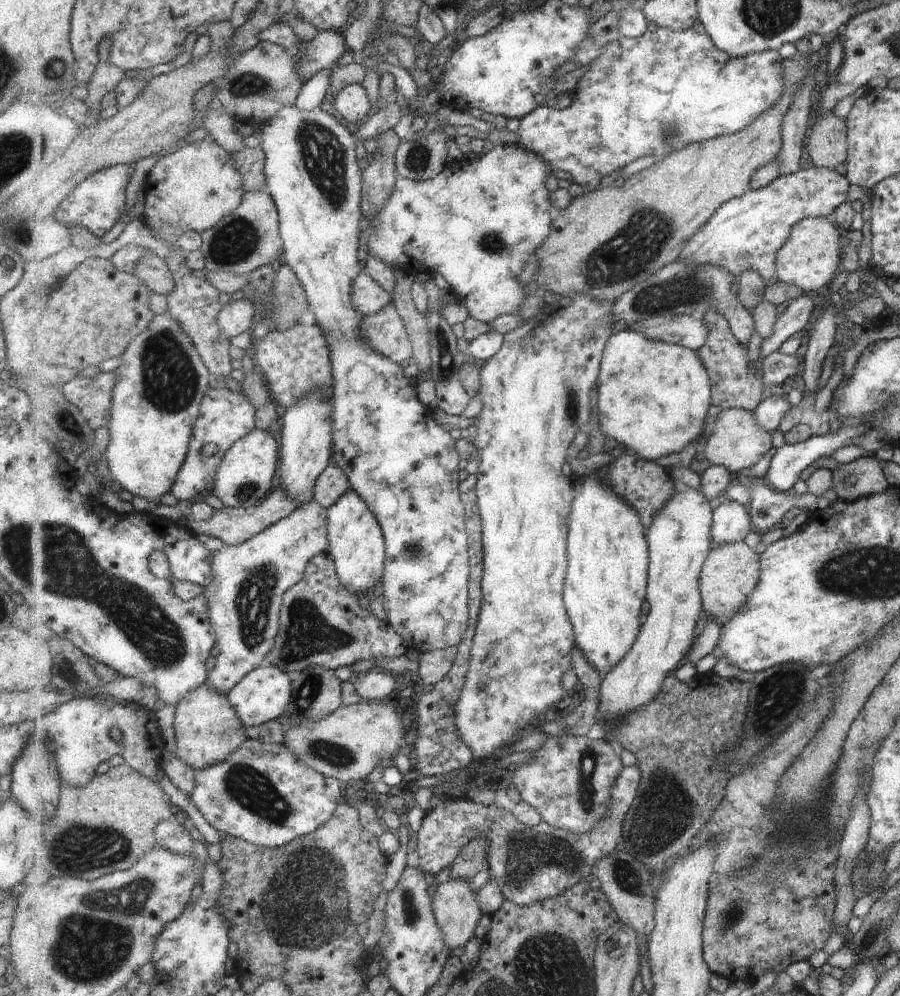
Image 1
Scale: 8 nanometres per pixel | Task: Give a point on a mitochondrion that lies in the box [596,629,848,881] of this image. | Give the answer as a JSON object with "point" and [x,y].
{"point":[651,826]}

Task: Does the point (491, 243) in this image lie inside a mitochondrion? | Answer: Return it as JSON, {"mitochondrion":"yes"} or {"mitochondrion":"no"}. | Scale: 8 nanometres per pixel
{"mitochondrion":"yes"}

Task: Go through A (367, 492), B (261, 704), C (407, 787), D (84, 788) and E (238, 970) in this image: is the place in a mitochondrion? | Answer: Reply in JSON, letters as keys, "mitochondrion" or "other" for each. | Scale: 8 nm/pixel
{"A":"other","B":"other","C":"other","D":"other","E":"other"}

